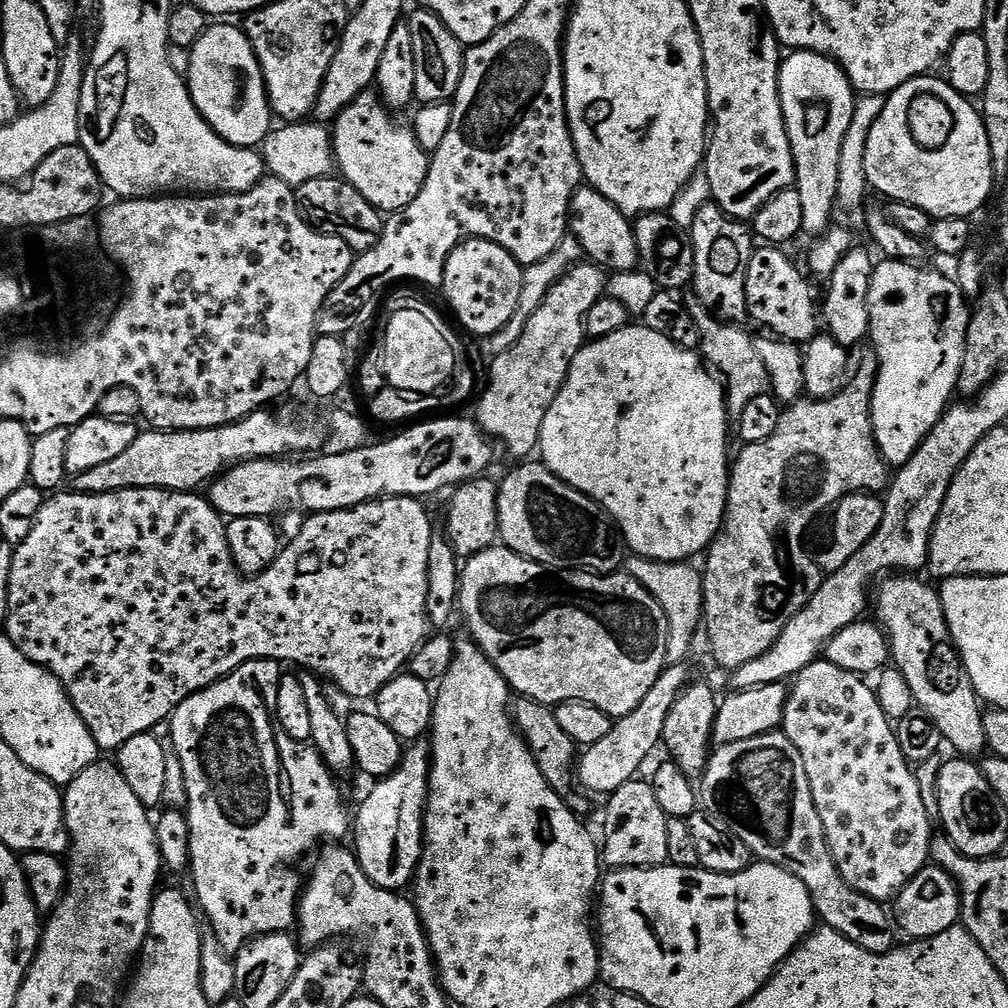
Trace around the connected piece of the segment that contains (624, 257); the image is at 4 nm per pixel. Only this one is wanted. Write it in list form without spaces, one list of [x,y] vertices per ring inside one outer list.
[[[581,186],[574,194],[568,211],[570,235],[580,244],[581,253],[591,263],[607,270],[609,273],[635,273],[640,268],[638,242],[634,242],[633,221],[614,206],[602,194],[587,186]]]

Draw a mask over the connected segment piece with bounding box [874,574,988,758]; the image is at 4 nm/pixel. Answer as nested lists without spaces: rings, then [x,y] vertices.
[[[898,574],[886,584],[879,585],[880,593],[874,596],[875,619],[881,628],[888,633],[888,646],[890,649],[891,663],[910,682],[910,690],[914,694],[916,704],[930,718],[943,736],[943,743],[949,748],[952,747],[953,753],[959,754],[964,758],[976,758],[988,748],[986,742],[986,730],[984,729],[984,712],[982,711],[982,701],[976,695],[974,686],[970,682],[968,672],[964,669],[964,663],[960,660],[960,653],[957,652],[955,644],[952,642],[952,635],[948,629],[948,619],[944,613],[944,607],[940,601],[940,593],[935,587],[931,588],[928,584],[916,580],[912,574]]]

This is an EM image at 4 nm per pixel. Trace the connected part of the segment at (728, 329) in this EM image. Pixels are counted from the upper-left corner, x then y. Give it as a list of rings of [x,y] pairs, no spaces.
[[[699,302],[689,303],[688,309],[696,319],[696,325],[700,331],[699,351],[703,359],[722,377],[722,383],[726,389],[728,415],[738,418],[742,410],[746,410],[746,402],[750,402],[750,398],[765,395],[770,384],[768,371],[756,349],[756,340],[750,333],[740,329],[743,327],[717,318]]]

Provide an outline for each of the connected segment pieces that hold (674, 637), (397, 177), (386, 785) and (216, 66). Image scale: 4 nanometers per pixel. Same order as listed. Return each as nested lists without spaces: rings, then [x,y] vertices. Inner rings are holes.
[[[629,555],[626,560],[626,572],[637,580],[662,606],[668,623],[668,641],[666,650],[669,657],[684,658],[688,652],[688,643],[699,633],[704,618],[704,578],[701,571],[691,568],[688,562],[664,564],[660,560],[646,560],[642,556]]]
[[[364,92],[334,121],[331,129],[332,151],[338,154],[338,172],[381,213],[401,212],[422,190],[426,182],[429,153],[418,146],[416,136],[407,123],[395,124],[393,113],[382,103],[379,95]],[[360,124],[376,124],[372,136],[360,140]]]
[[[416,742],[405,751],[400,764],[390,775],[377,779],[368,797],[354,812],[354,851],[366,878],[376,888],[394,893],[413,883],[416,867],[424,852],[424,806],[428,798],[428,772],[432,758],[427,743]]]
[[[232,22],[213,23],[191,48],[188,92],[204,121],[235,148],[256,148],[274,128],[262,66],[243,27]]]

